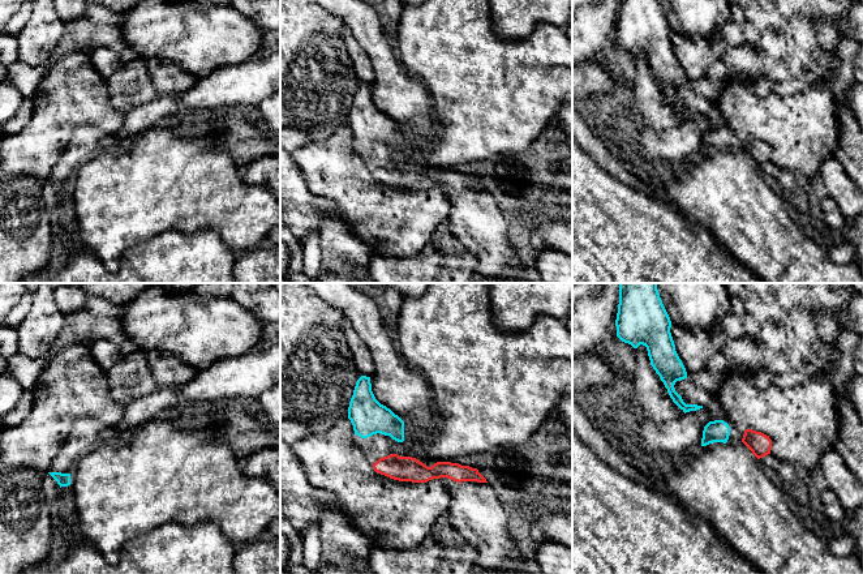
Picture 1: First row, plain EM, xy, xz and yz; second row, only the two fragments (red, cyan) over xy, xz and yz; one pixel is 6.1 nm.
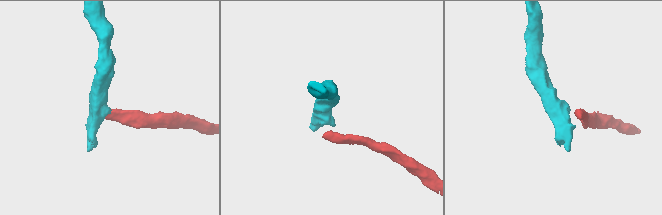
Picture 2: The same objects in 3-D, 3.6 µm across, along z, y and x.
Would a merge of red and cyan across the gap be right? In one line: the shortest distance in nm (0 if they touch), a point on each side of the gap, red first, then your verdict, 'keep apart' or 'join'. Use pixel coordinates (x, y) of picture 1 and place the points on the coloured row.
80 nm | xz (396, 454), (398, 441) | join

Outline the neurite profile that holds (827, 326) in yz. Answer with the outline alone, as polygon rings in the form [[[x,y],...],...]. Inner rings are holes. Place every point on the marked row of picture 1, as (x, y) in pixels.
[[[819,309],[813,314],[819,335],[821,339],[826,343],[829,348],[833,348],[836,344],[836,338],[837,338],[837,324],[833,320],[833,317]]]

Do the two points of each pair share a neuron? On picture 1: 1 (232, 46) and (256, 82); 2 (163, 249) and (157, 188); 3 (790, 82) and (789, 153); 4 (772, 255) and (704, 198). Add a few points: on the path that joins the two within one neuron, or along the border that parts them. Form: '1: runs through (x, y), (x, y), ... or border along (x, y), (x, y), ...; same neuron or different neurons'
1: border along (256, 54), (243, 61), (223, 65), (214, 71); different neurons
2: border along (193, 232), (164, 230), (133, 244); different neurons
3: border along (819, 82), (793, 94), (773, 93); different neurons
4: runs through (755, 238), (721, 204); same neuron

